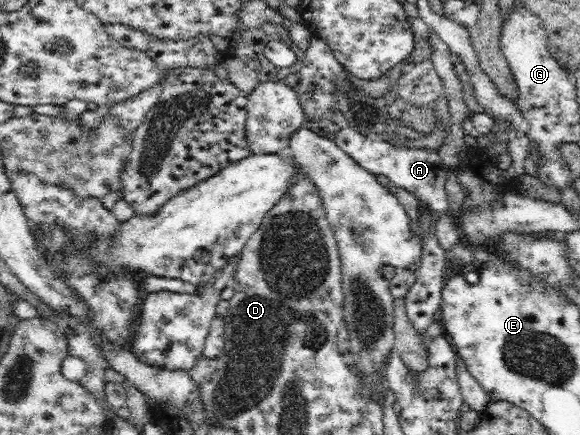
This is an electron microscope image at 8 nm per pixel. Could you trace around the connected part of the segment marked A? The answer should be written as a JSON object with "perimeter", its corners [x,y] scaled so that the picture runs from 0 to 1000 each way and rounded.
{"perimeter":[[[605,292],[588,297],[572,313],[581,336],[593,345],[612,372],[647,402],[662,400],[681,432],[691,430],[719,451],[722,464],[743,476],[750,490],[762,494],[774,487],[776,469],[767,439],[772,384],[762,377],[753,345],[734,340],[684,340],[672,324],[655,315],[636,315],[609,299]]]}

